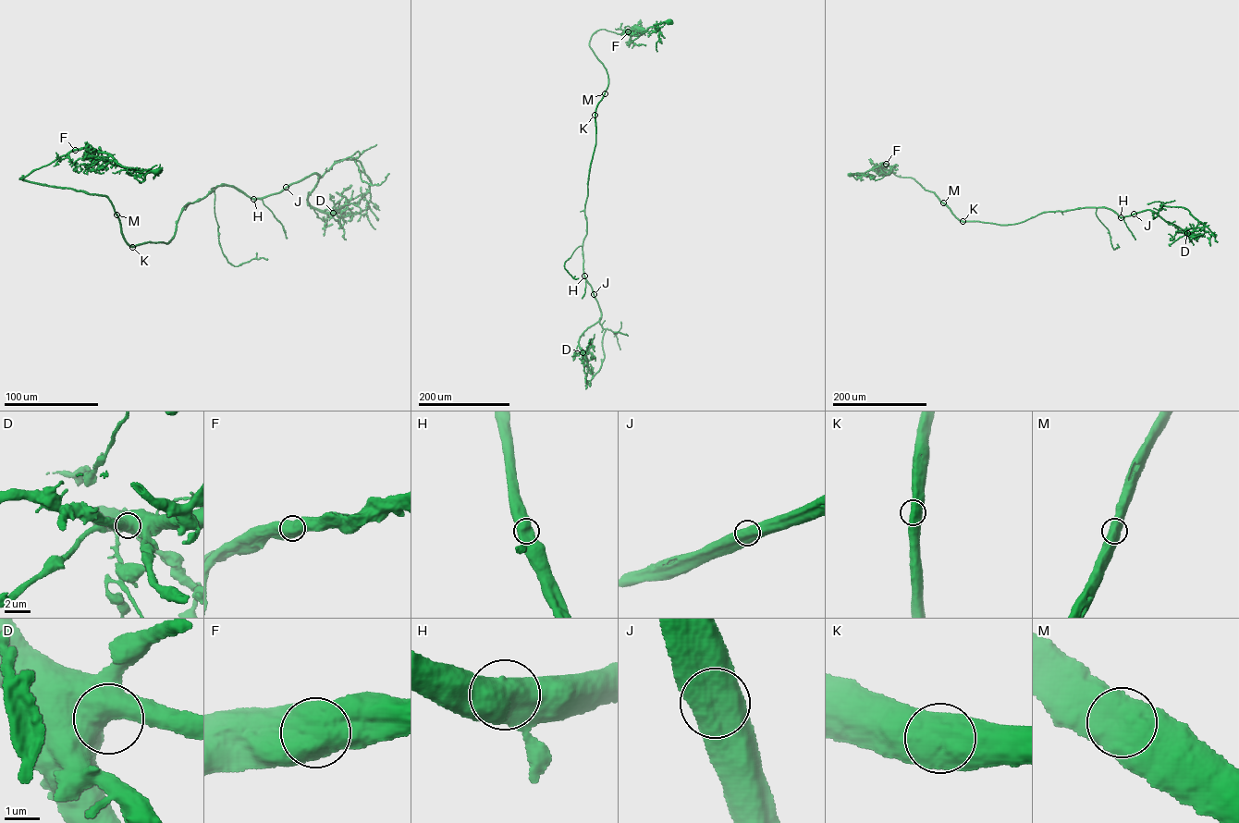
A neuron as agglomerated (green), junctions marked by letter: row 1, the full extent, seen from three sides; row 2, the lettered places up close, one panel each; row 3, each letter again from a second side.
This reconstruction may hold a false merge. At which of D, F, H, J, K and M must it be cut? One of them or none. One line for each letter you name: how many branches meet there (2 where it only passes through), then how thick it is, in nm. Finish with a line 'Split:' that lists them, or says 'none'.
Split: none

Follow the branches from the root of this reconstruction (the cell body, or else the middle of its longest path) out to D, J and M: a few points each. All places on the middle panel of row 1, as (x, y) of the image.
D: (670, 21), (600, 30), (589, 42), (608, 82), (582, 249), (601, 315), (580, 337), (582, 352)
J: (670, 21), (643, 32), (600, 30), (589, 42), (608, 81), (595, 111), (584, 209), (583, 271), (594, 294)
M: (670, 21), (654, 24), (643, 32), (618, 33), (601, 29), (593, 34), (589, 46), (607, 75), (605, 93)

